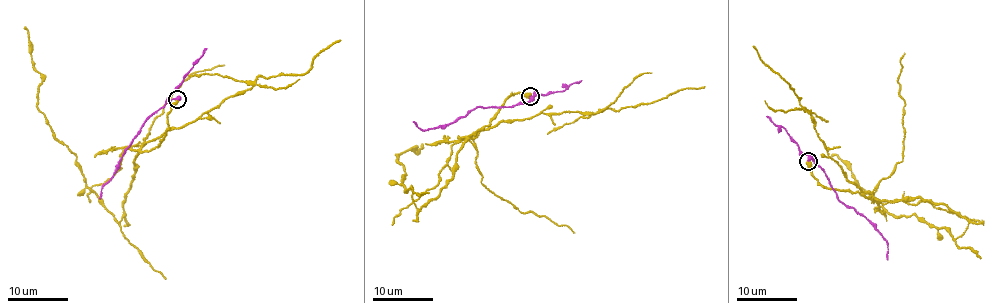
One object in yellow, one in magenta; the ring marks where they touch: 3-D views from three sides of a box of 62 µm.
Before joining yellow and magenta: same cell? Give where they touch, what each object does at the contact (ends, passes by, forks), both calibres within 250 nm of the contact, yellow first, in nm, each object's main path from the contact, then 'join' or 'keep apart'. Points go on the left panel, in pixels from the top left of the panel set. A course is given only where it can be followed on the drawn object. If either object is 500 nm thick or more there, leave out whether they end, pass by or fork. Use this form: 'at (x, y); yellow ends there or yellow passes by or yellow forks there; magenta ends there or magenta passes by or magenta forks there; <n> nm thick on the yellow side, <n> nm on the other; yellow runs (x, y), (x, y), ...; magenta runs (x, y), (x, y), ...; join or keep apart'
at (177, 99); 550 nm thick on the yellow side, 500 nm on the other; yellow runs (177, 100), (158, 146), (134, 161), (137, 172), (119, 223), (38, 109), (42, 75), (24, 26); magenta runs (177, 100), (166, 100), (163, 107), (151, 114), (124, 150), (99, 198); keep apart

